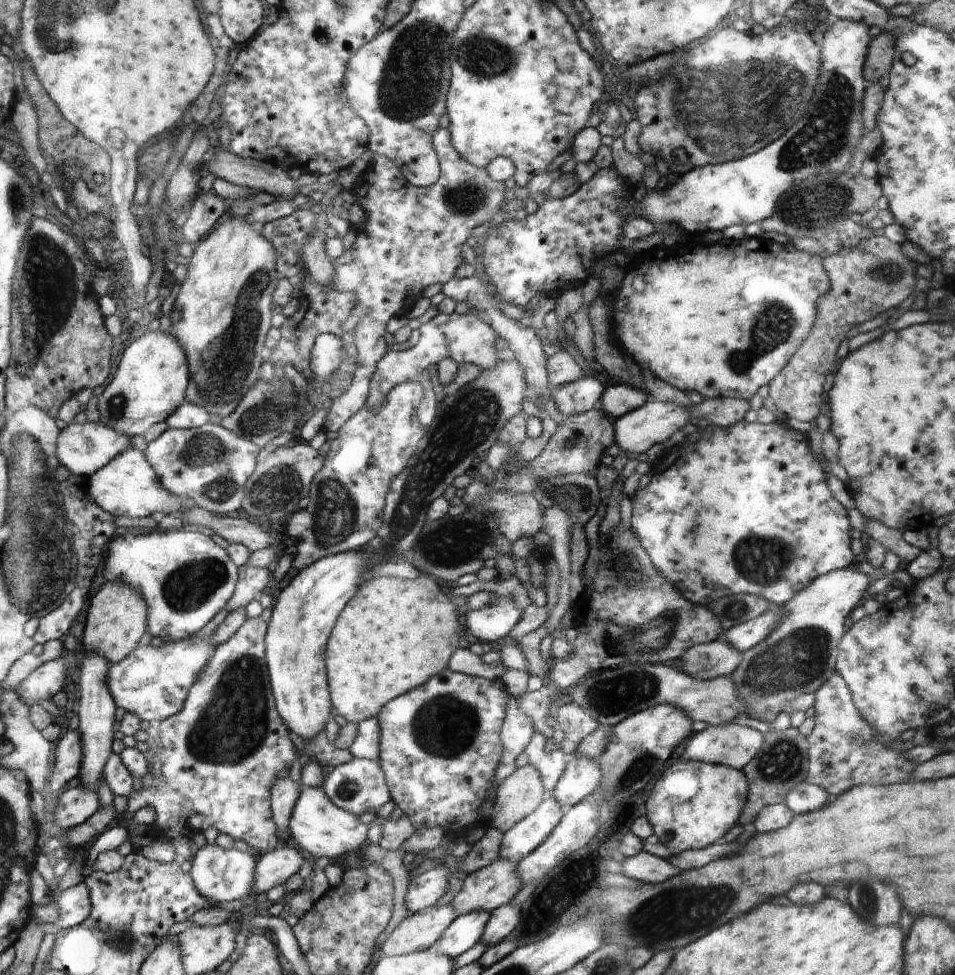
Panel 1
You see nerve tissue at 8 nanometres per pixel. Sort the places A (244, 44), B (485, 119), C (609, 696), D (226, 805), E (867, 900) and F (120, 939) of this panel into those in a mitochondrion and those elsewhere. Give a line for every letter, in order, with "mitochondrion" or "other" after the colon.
A: other
B: other
C: mitochondrion
D: other
E: mitochondrion
F: mitochondrion

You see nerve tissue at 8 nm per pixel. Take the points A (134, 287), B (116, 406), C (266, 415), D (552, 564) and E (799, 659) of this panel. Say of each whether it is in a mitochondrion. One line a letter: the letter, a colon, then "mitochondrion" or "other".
A: other
B: mitochondrion
C: mitochondrion
D: other
E: mitochondrion

